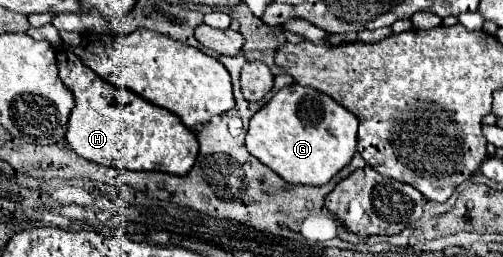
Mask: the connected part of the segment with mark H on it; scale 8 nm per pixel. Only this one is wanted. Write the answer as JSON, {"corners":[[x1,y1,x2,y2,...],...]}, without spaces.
{"corners":[[69,46,57,52,57,66,59,78,75,98,65,136,75,154,103,166,127,170,159,170,169,174,187,174,191,170,199,144,195,132,185,128,173,112,101,80]]}

